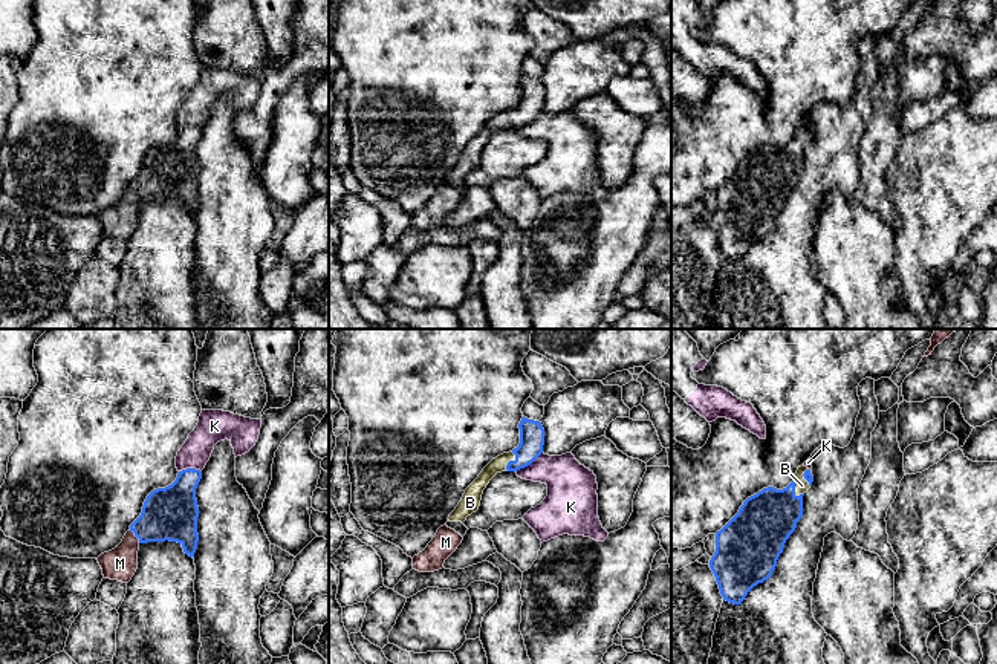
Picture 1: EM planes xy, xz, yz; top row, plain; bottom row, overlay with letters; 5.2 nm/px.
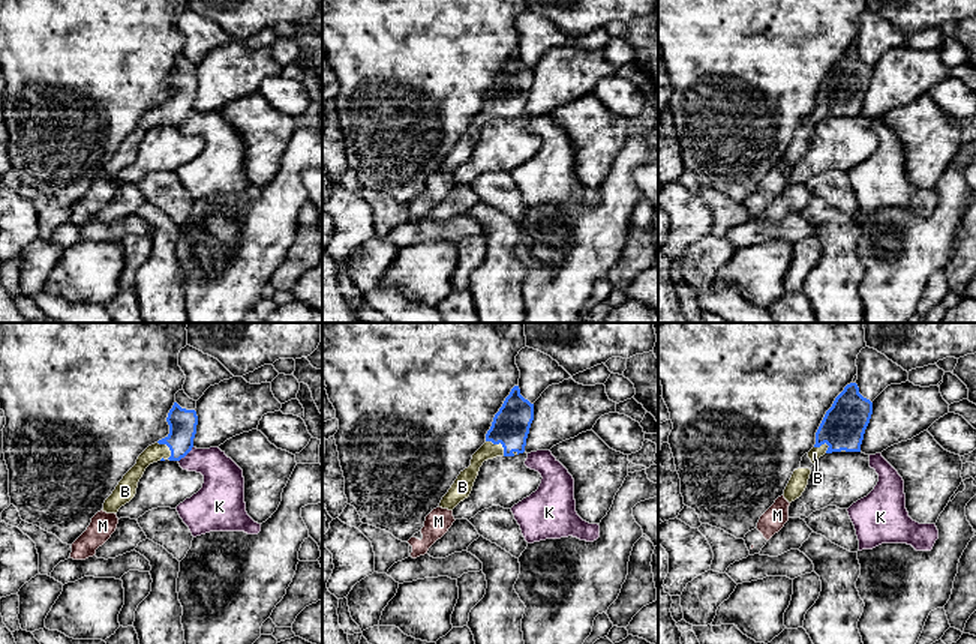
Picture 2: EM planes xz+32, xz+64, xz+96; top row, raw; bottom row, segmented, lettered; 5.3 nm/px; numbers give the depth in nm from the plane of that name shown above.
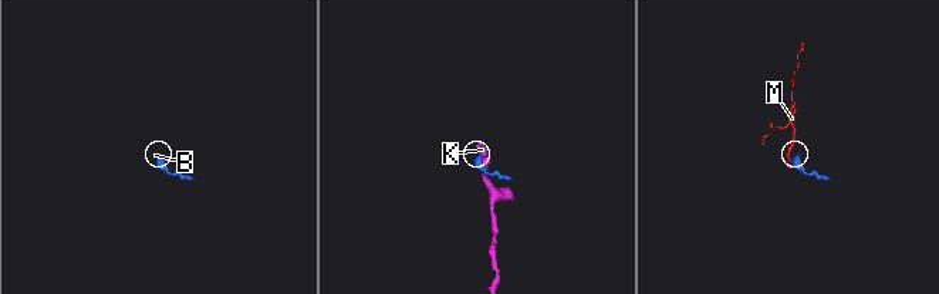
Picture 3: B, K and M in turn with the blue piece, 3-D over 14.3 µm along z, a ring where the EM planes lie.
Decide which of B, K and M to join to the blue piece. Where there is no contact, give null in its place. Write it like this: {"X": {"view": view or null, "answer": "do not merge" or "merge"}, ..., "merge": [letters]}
{"B": {"view": "yz", "answer": "merge"}, "K": {"view": "xz", "answer": "do not merge"}, "M": {"view": "xy", "answer": "do not merge"}, "merge": ["B"]}

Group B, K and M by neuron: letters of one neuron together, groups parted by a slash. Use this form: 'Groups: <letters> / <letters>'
Groups: B / K / M

